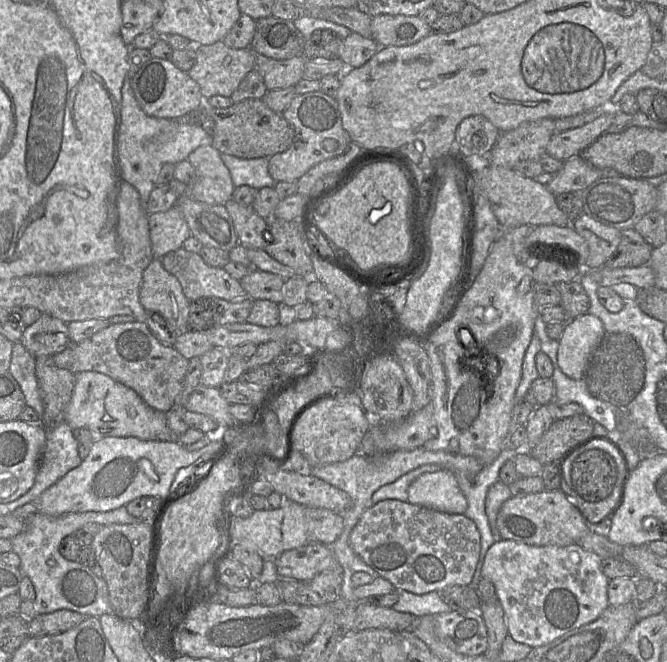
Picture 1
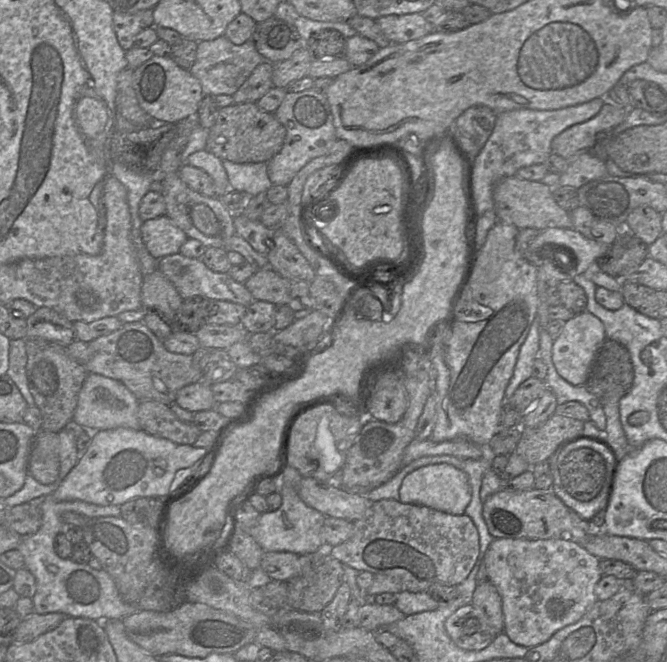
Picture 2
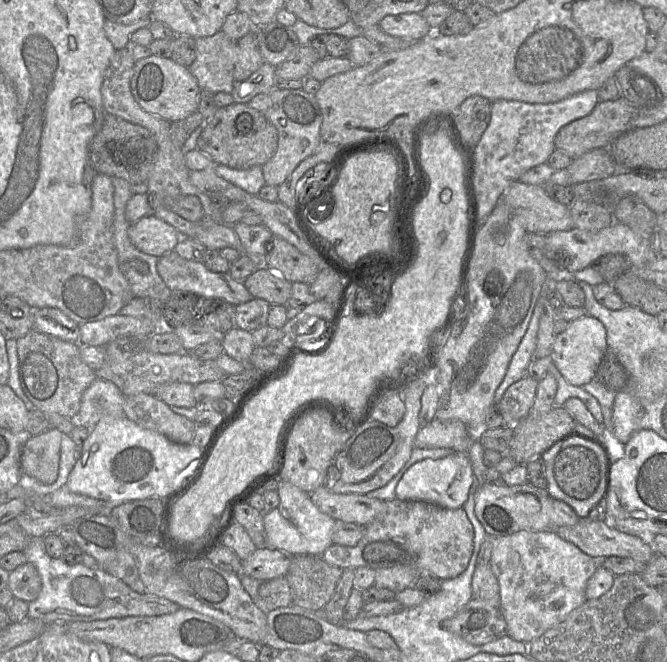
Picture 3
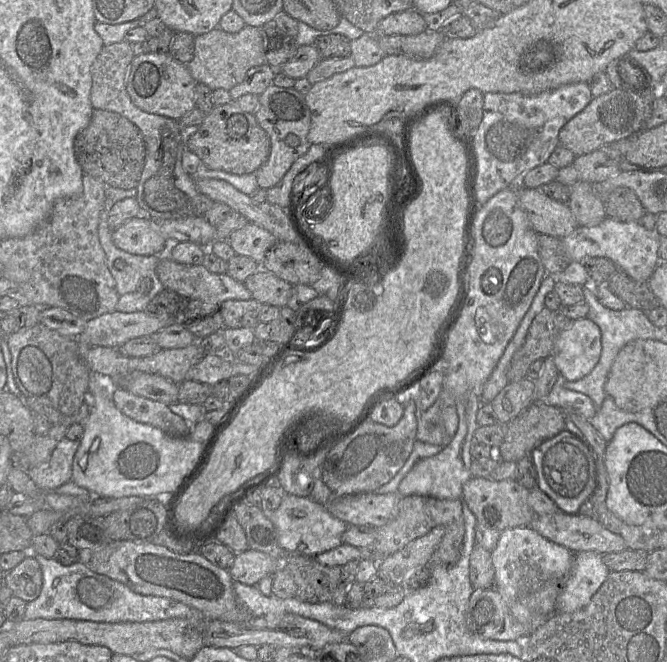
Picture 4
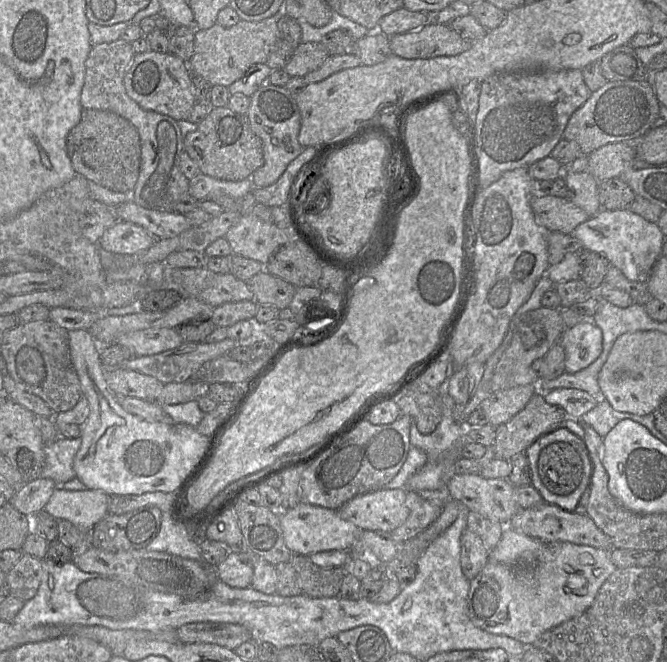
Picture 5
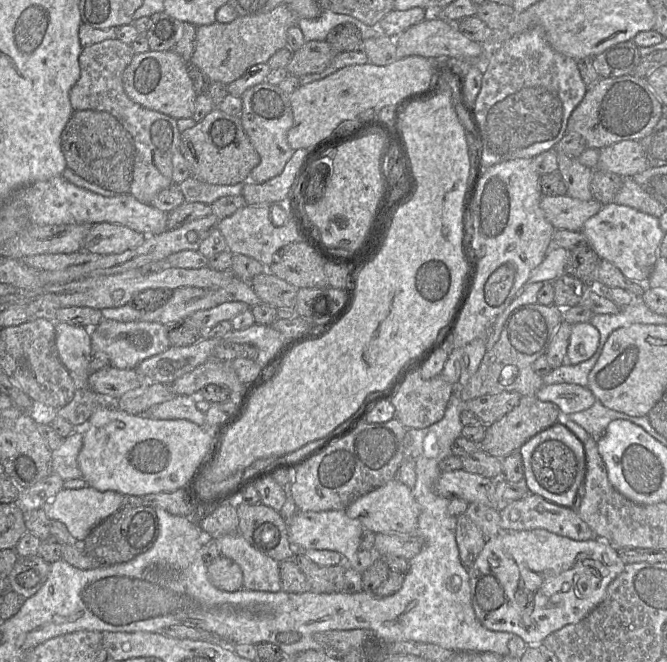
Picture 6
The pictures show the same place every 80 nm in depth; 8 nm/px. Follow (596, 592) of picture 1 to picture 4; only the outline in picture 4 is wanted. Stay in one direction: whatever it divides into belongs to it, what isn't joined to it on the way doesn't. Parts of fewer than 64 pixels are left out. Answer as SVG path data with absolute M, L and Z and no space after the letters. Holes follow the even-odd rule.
M529 526L500 532L498 543L491 551L494 586L518 622L535 631L556 613L557 598L571 571L574 556L572 551L549 541Z

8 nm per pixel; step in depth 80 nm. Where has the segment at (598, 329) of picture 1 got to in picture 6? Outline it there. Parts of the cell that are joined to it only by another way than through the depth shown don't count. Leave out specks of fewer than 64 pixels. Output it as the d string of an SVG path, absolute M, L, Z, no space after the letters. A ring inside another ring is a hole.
M589 322L572 325L566 362L572 365L588 360L597 350L599 331Z

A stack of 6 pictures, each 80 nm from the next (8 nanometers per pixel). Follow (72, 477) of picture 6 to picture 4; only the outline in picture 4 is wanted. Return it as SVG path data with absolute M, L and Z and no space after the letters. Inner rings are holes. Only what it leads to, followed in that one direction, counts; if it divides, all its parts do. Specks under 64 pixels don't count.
M64 437L55 447L48 462L27 471L41 491L55 491L59 494L79 497L79 499L99 497L71 481L72 464L79 445L80 442Z

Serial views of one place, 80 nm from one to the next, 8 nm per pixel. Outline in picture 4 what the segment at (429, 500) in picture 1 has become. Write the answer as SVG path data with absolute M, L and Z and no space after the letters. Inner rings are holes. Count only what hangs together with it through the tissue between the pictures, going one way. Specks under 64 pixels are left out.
M470 393L464 418L459 420L455 435L448 445L436 455L417 462L407 473L398 487L400 497L419 495L441 500L460 500L464 483L472 476L470 465L472 457L470 449L474 443L474 432L479 427L476 421L477 412L480 407L480 399L475 393Z

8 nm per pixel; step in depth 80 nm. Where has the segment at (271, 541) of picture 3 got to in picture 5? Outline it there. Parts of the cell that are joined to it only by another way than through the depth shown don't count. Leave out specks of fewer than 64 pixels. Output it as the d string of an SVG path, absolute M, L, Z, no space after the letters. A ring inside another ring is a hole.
M300 502L294 508L279 512L285 544L293 554L310 556L330 550L350 551L358 539L360 530L353 523L342 519L337 510Z

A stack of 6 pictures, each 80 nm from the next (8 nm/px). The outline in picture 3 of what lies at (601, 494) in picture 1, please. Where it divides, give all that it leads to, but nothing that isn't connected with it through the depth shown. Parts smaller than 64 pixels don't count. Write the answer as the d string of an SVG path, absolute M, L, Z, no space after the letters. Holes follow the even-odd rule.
M574 437L563 442L554 464L559 487L573 498L589 498L599 485L601 469L606 469L602 454L606 450L594 441Z

